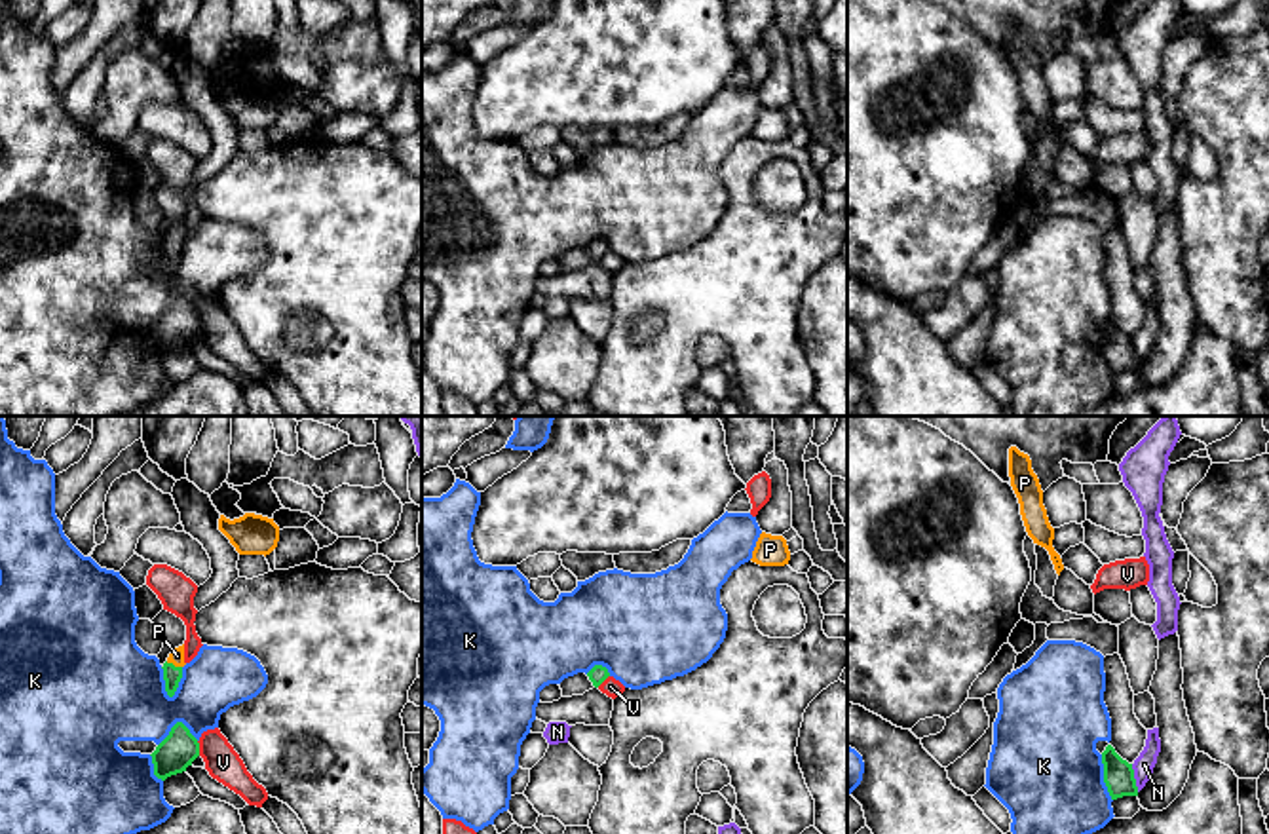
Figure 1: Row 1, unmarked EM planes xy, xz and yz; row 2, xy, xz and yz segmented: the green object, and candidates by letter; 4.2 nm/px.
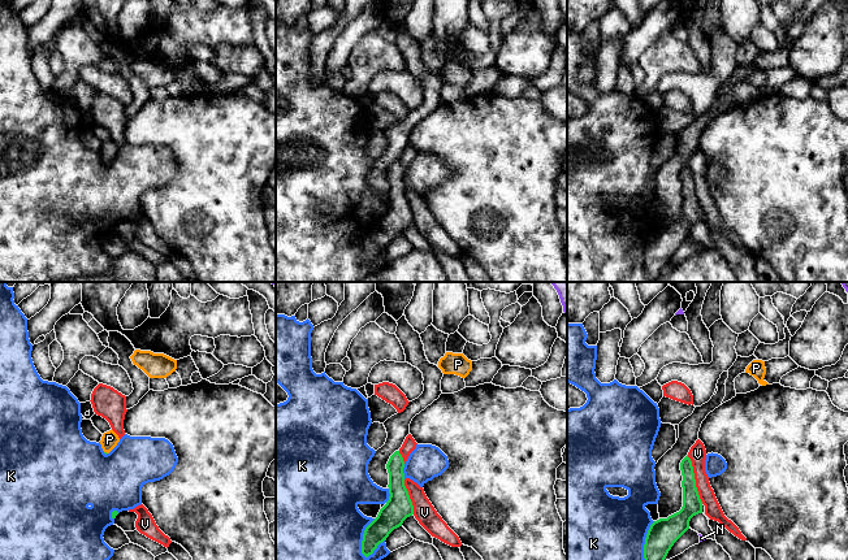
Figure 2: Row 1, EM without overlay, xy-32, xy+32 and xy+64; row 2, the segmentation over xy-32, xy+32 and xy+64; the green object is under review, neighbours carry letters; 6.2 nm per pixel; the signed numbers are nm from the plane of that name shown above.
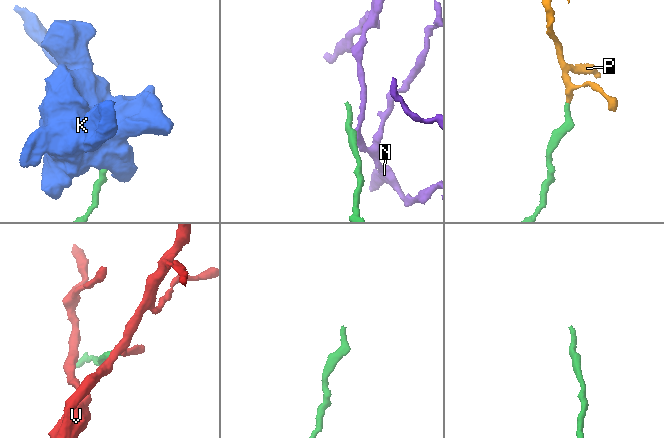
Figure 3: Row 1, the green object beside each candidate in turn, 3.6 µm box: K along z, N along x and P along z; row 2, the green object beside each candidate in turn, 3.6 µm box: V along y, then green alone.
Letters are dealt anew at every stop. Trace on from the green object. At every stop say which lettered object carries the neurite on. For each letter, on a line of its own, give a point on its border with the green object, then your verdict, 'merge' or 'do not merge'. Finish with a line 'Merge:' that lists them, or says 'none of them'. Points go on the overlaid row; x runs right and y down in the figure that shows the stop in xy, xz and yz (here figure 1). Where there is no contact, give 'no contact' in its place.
K: meets green in xy at (166, 682); do not merge
N: meets green in yz at (1133, 777); do not merge
P: meets green in xy at (171, 663); merge
V: meets green in xy at (198, 749); do not merge
Merge: P

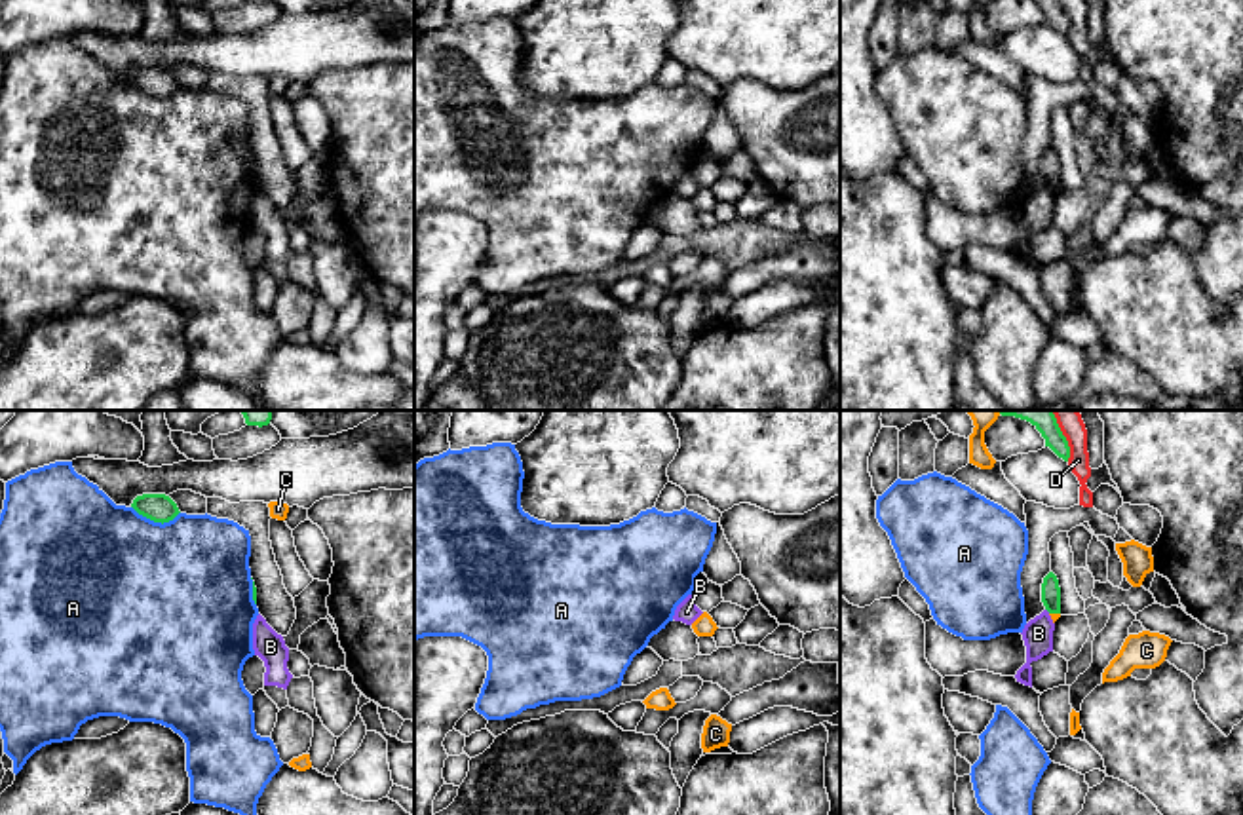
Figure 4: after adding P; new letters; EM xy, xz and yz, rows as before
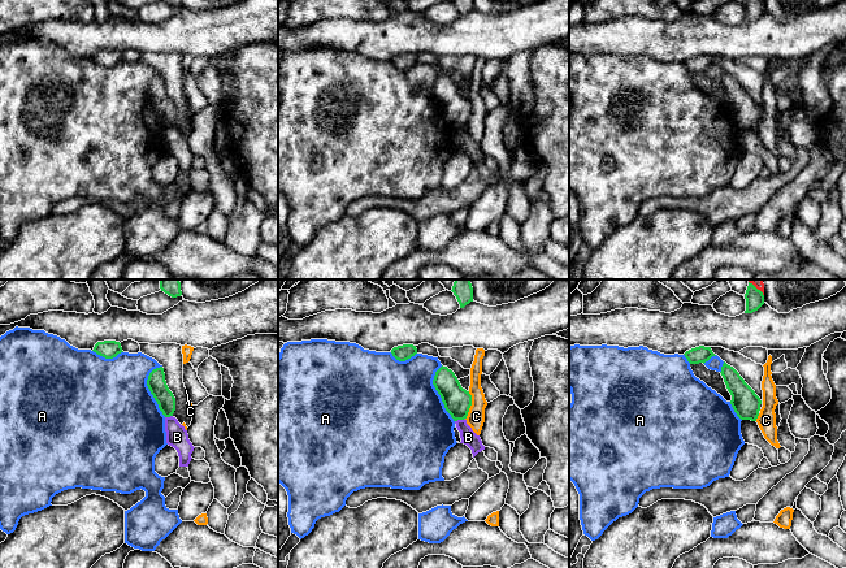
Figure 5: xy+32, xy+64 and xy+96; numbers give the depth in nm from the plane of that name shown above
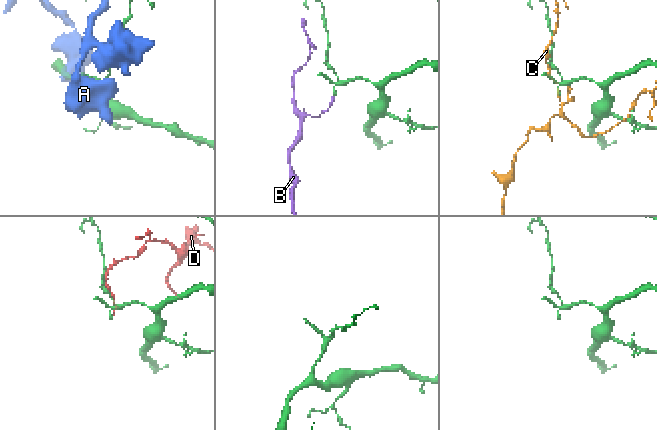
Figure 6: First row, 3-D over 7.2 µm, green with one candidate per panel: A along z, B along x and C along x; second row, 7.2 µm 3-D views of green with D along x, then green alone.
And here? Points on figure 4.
A: meets green in xy at (156, 521); do not merge
B: meets green in yz at (1048, 610); do not merge
C: meets green in yz at (1055, 612); do not merge
D: meets green in yz at (1063, 435); do not merge
Merge: none of them

